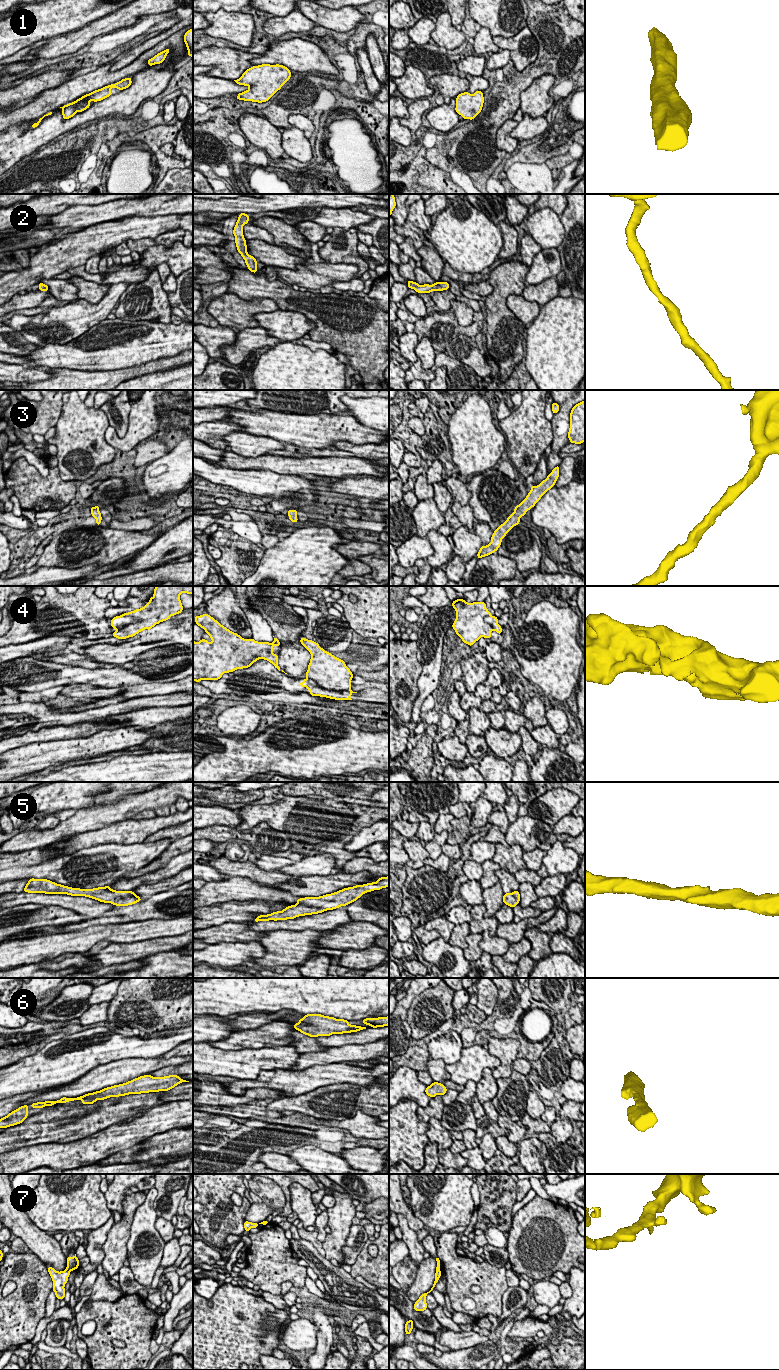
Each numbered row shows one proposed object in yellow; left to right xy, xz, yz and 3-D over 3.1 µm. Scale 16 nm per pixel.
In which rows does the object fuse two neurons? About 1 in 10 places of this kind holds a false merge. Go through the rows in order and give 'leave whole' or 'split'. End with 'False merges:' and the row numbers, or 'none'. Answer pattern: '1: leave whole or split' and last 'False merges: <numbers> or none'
1: leave whole
2: leave whole
3: leave whole
4: split
5: leave whole
6: leave whole
7: split
False merges: 4, 7

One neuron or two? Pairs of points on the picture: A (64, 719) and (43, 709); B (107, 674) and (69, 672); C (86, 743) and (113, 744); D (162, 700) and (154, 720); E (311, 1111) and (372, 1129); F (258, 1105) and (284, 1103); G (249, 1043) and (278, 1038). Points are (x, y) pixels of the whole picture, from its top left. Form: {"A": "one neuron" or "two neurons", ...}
{"A": "one neuron", "B": "one neuron", "C": "one neuron", "D": "two neurons", "E": "two neurons", "F": "two neurons", "G": "one neuron"}

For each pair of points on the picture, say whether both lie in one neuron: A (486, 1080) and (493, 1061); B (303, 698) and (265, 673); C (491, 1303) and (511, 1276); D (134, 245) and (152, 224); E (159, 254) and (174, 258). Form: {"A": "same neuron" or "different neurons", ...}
{"A": "different neurons", "B": "different neurons", "C": "different neurons", "D": "different neurons", "E": "same neuron"}

